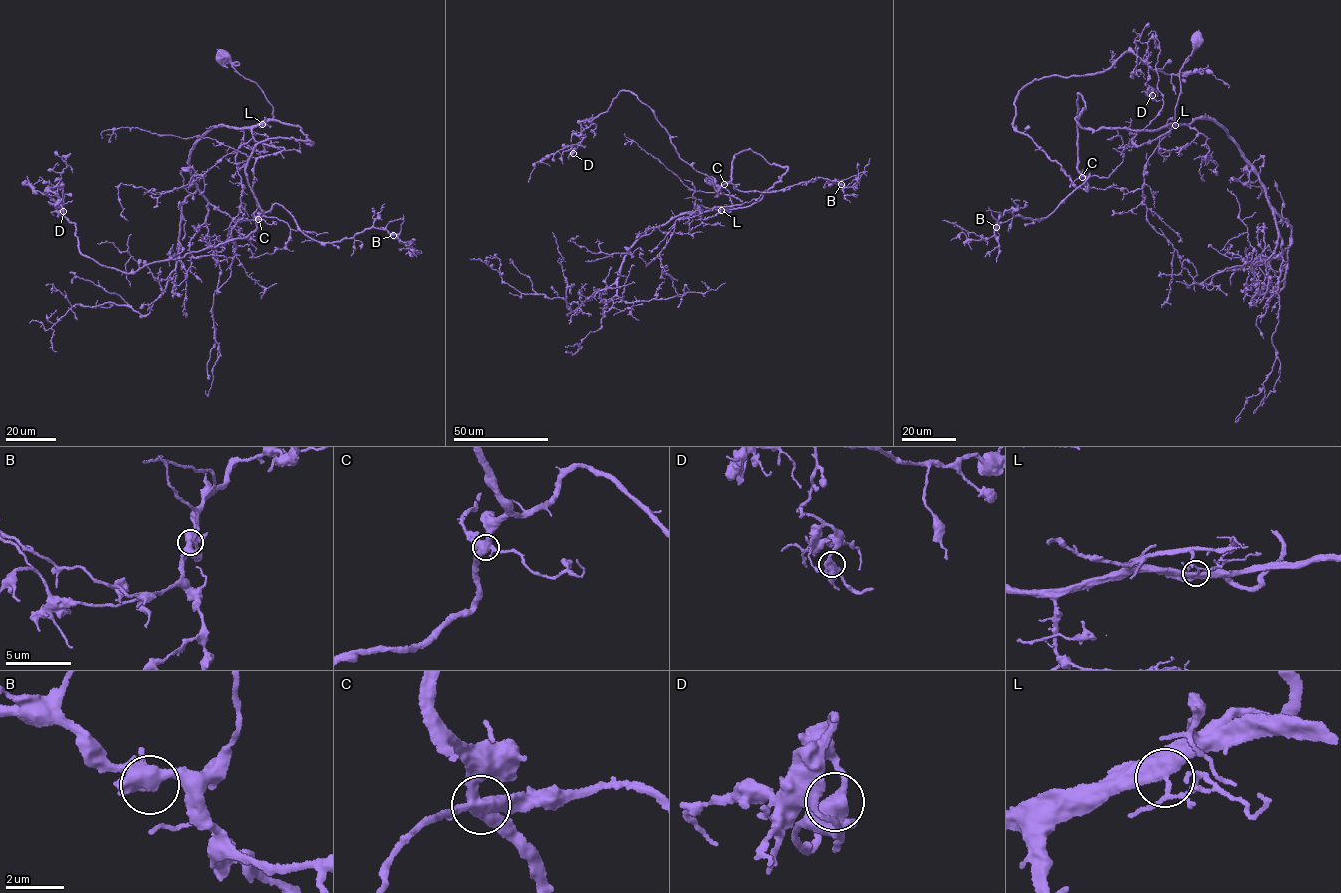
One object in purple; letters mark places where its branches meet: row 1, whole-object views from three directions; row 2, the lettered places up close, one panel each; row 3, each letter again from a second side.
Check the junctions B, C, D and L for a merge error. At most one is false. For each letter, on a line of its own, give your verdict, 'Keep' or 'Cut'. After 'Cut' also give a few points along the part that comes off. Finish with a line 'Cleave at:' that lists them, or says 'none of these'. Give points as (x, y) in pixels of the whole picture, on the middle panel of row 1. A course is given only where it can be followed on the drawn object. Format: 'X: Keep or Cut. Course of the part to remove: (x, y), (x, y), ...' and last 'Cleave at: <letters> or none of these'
B: Keep
C: Keep
D: Keep
L: Keep
Cleave at: none of these

